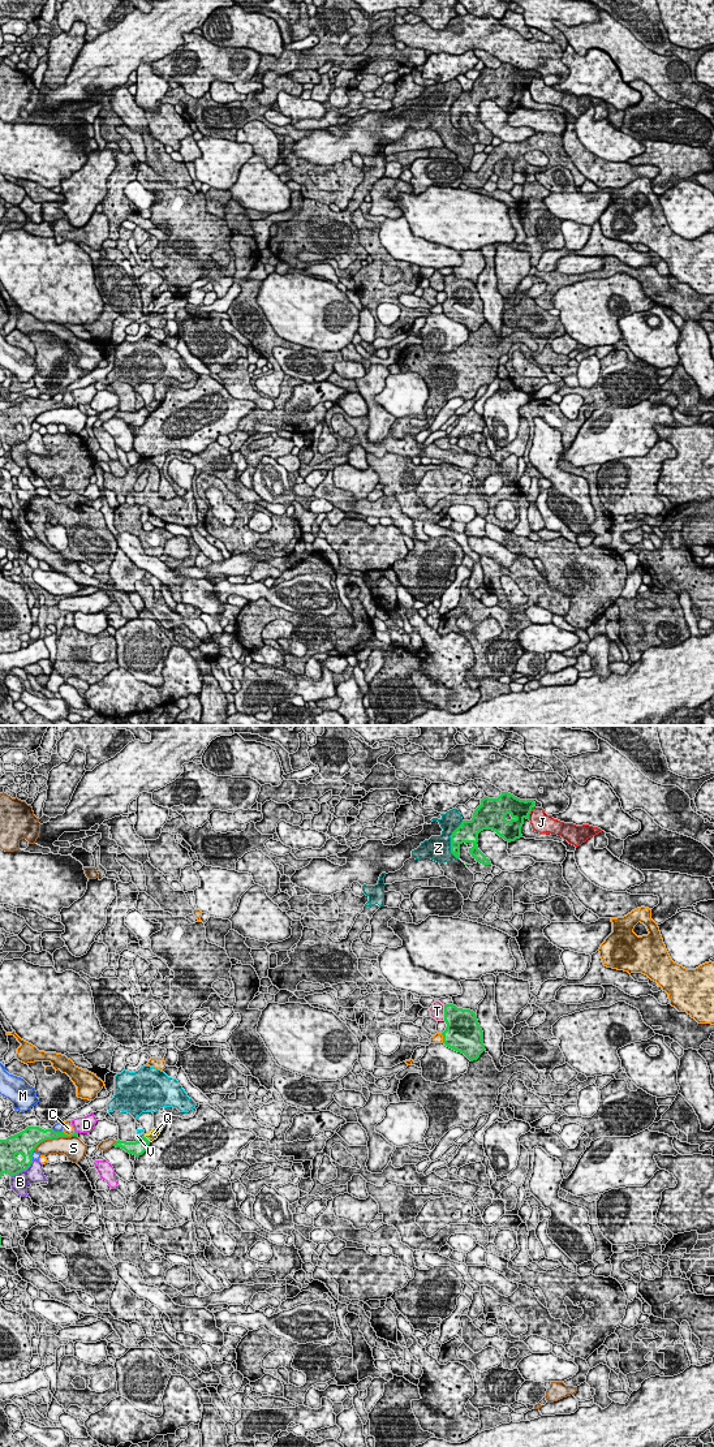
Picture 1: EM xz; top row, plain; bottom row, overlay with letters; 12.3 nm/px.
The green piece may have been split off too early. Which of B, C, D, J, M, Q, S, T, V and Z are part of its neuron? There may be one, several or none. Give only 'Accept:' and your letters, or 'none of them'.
Accept: none of them

